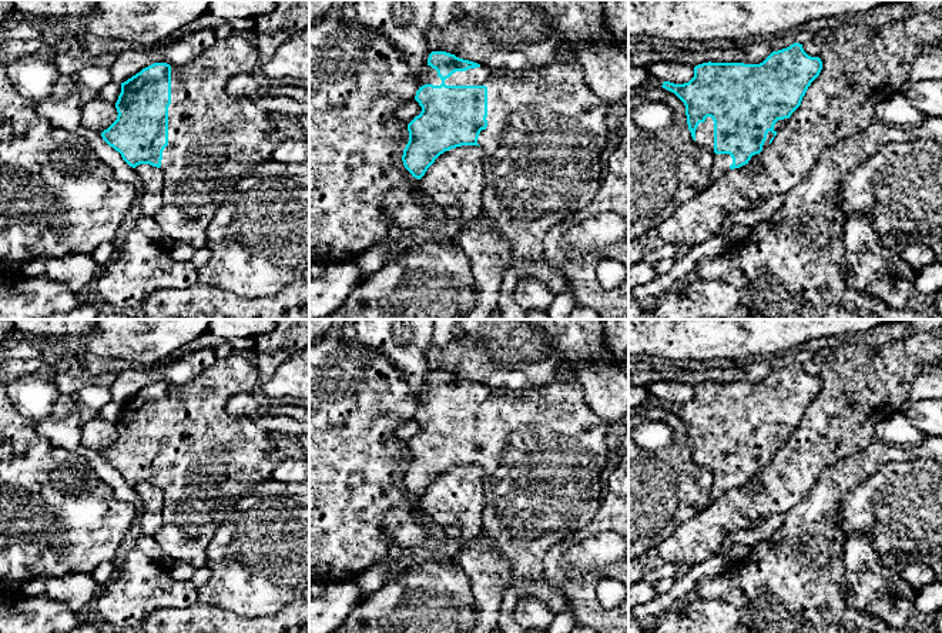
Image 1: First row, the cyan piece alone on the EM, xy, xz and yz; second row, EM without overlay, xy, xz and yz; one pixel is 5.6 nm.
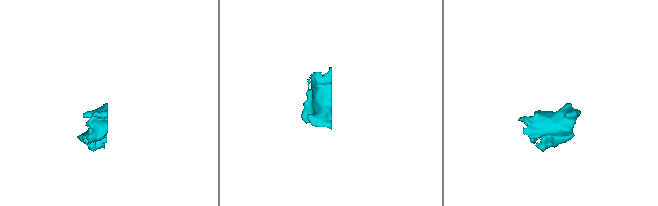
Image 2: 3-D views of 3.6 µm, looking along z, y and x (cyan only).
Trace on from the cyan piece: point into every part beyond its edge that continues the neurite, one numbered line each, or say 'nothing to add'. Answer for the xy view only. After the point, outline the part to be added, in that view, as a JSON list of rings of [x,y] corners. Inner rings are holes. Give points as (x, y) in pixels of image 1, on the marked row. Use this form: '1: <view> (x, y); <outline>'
1: xy (214, 140); [[[239,33],[217,40],[208,50],[182,66],[171,66],[171,104],[168,107],[168,145],[162,151],[164,205],[154,215],[164,240],[182,241],[195,249],[207,245],[207,228],[219,204],[252,167],[272,158],[275,148],[286,140],[271,113],[248,98],[234,98],[227,91],[227,81],[258,67],[255,44]]]

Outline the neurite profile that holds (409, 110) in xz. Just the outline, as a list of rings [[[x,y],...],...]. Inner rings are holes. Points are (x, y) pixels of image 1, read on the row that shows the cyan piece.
[[[413,98],[413,100],[406,101],[400,108],[398,108],[396,115],[405,124],[409,124],[416,115],[420,114],[420,111],[422,111],[422,107]]]

